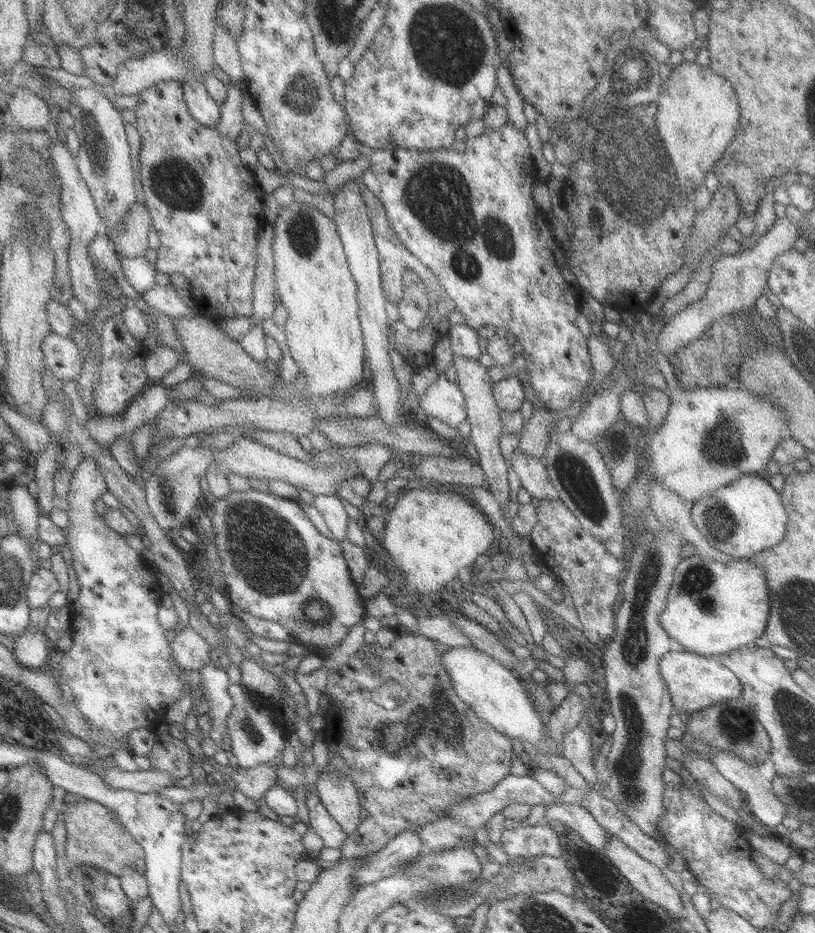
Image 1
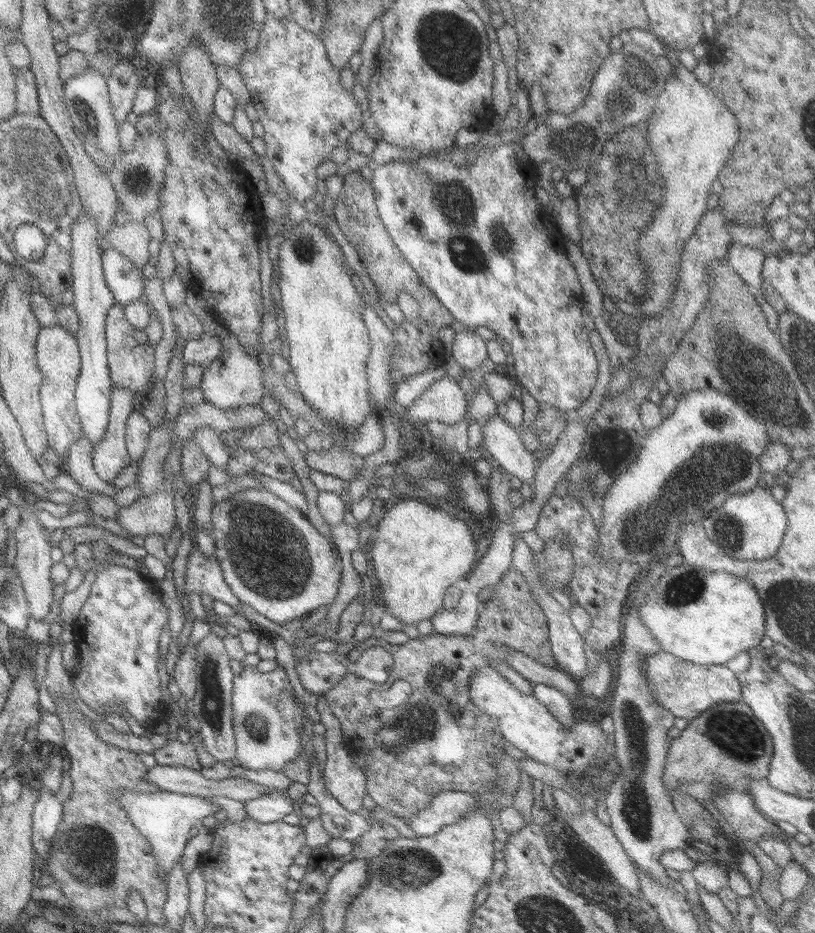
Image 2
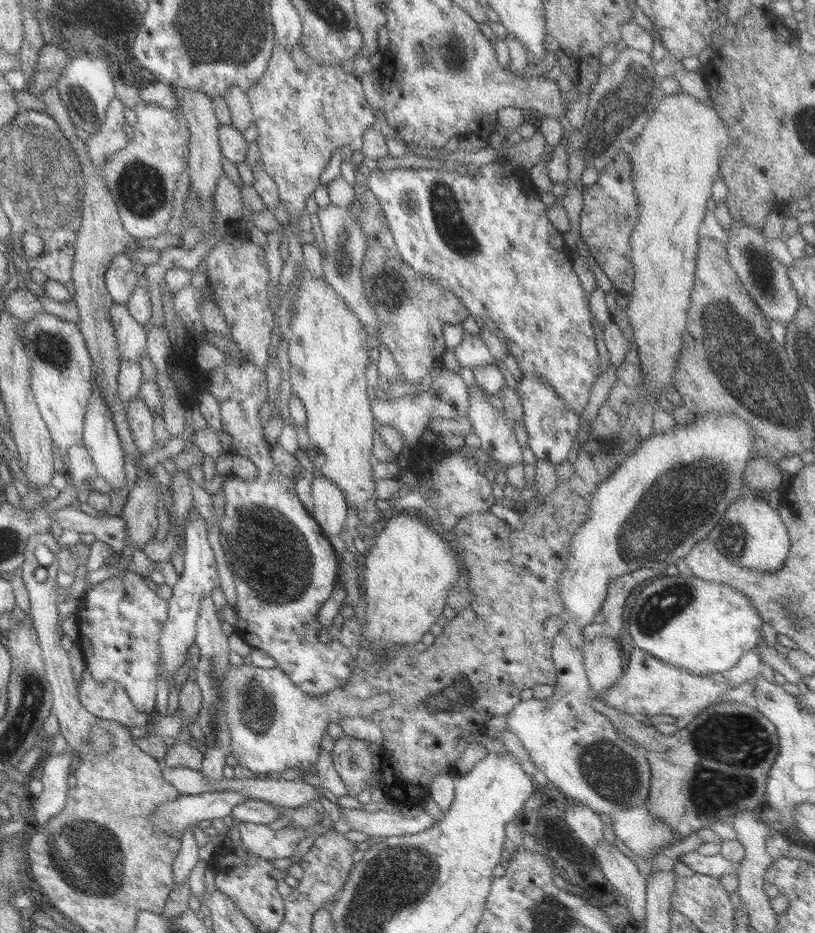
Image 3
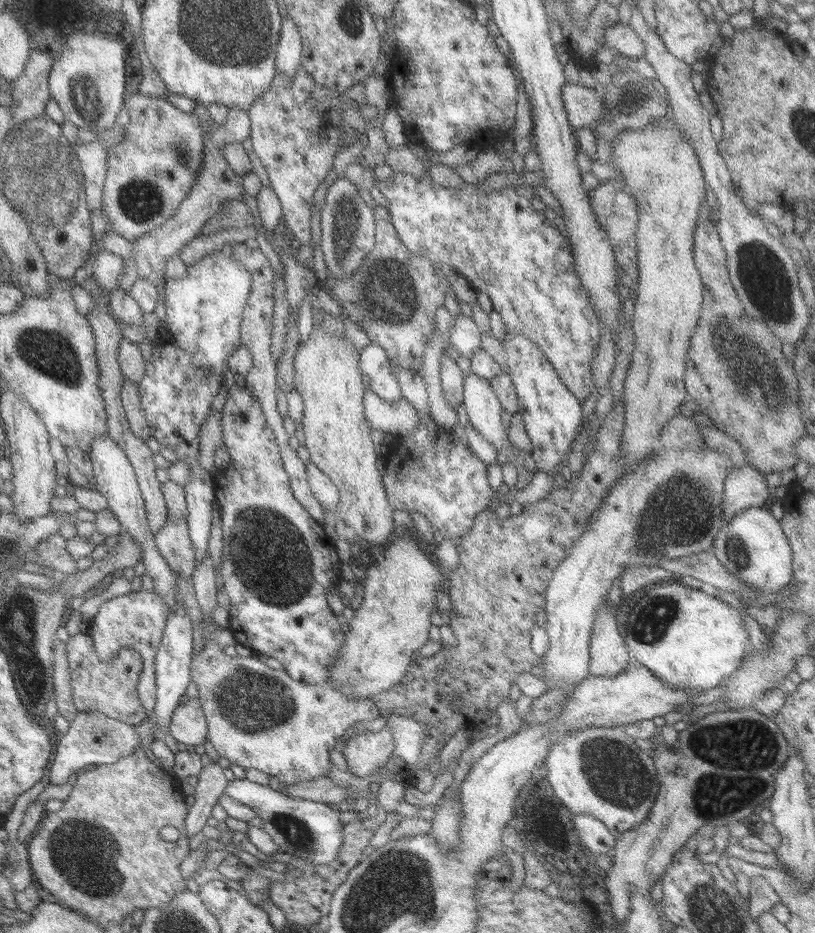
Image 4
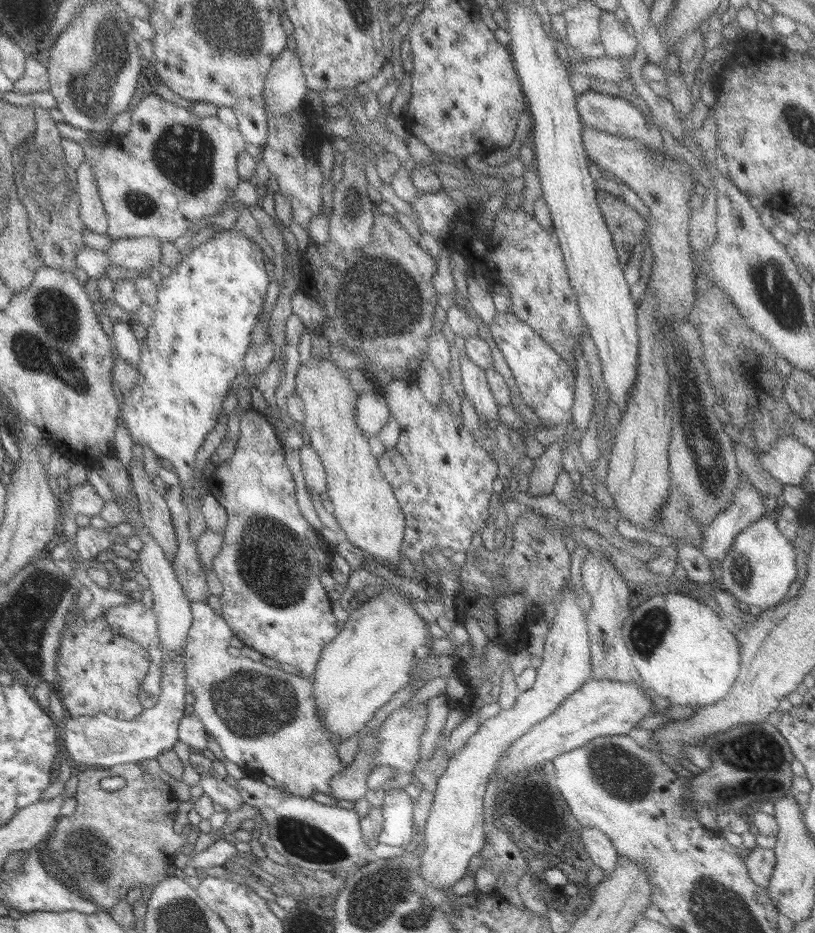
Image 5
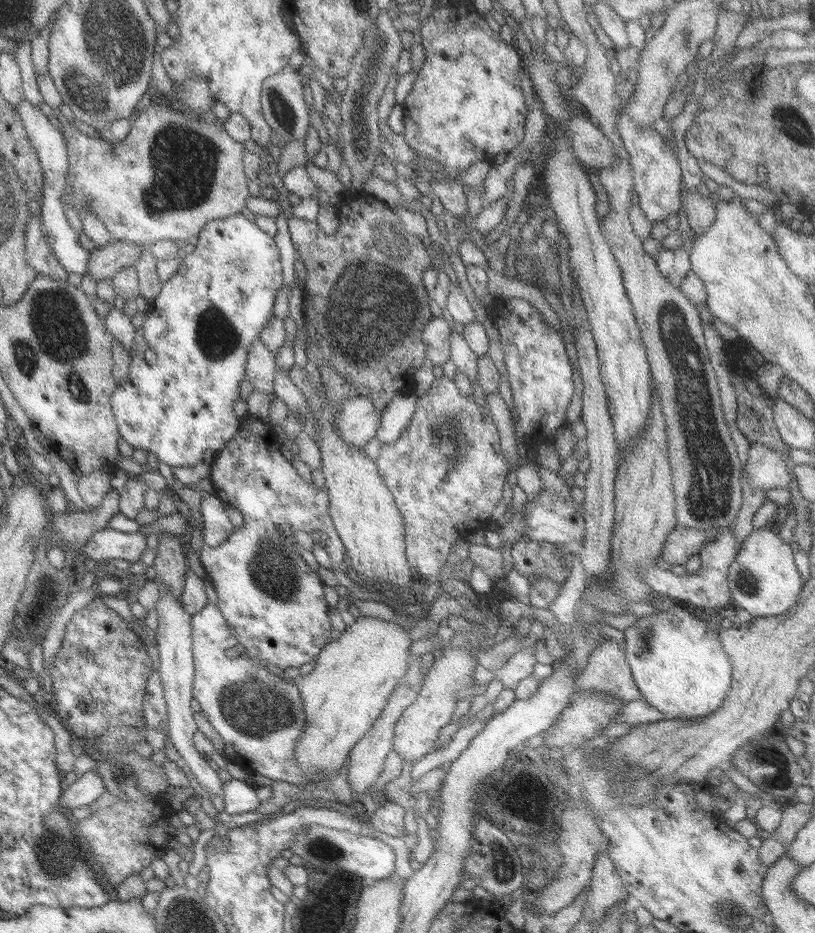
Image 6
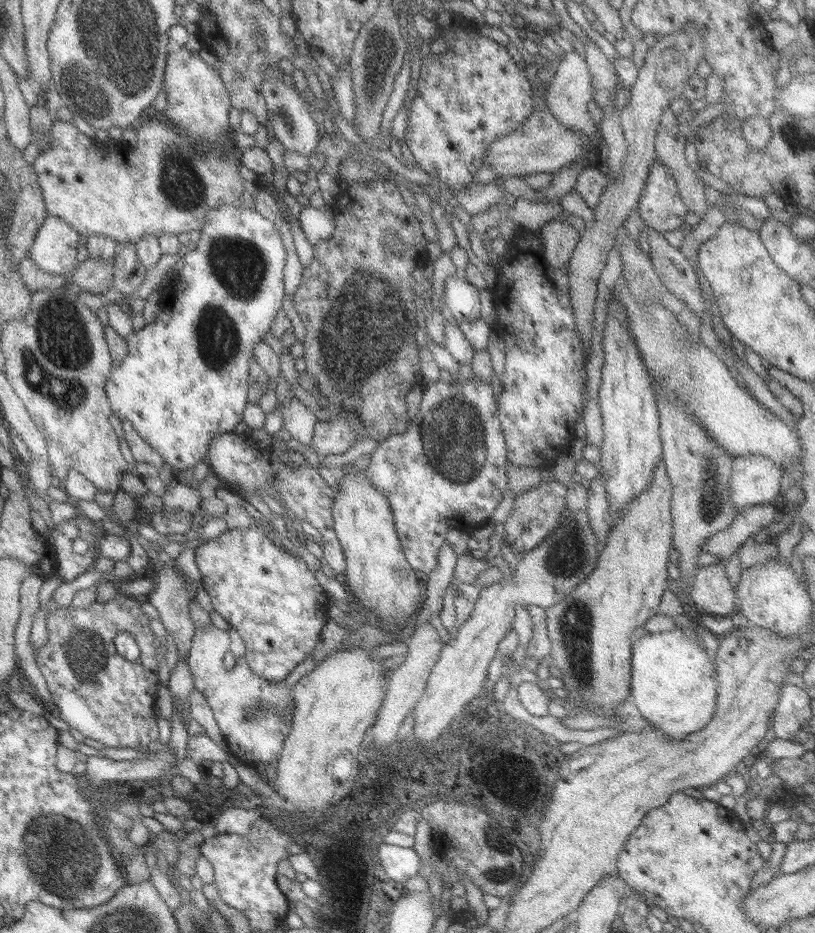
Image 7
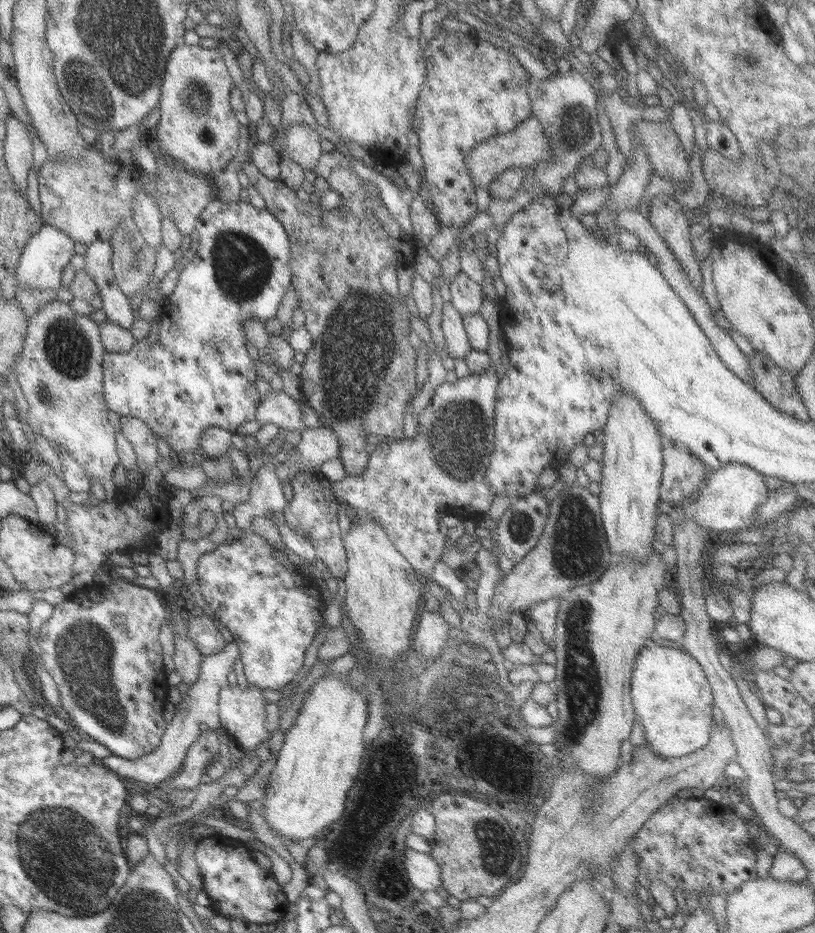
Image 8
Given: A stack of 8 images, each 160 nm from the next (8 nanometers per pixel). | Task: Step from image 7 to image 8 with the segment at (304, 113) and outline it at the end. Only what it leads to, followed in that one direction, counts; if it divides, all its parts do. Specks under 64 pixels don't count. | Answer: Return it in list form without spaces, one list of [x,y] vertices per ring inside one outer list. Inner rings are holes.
[[[294,124],[284,129],[285,146],[282,158],[300,166],[303,170],[314,170],[321,150],[319,149],[320,136],[304,124]]]

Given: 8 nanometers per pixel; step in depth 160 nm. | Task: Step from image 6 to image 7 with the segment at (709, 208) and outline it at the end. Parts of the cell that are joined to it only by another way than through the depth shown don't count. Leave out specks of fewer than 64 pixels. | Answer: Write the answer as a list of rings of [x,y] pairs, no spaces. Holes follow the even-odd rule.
[[[669,106],[663,109],[663,117],[654,136],[654,158],[673,177],[677,194],[686,206],[686,212],[693,212],[702,218],[708,207],[703,197],[706,185],[685,161],[683,146],[687,138],[677,129],[676,122],[677,116]]]

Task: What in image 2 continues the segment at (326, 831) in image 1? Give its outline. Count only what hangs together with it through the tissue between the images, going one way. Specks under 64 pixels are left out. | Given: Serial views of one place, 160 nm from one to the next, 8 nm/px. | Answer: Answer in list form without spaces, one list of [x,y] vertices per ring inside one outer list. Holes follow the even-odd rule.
[[[315,757],[309,761],[313,764],[308,768],[306,797],[319,808],[317,818],[321,821],[322,828],[333,838],[347,841],[359,839],[369,829],[371,818],[363,811],[347,812],[324,787]]]

